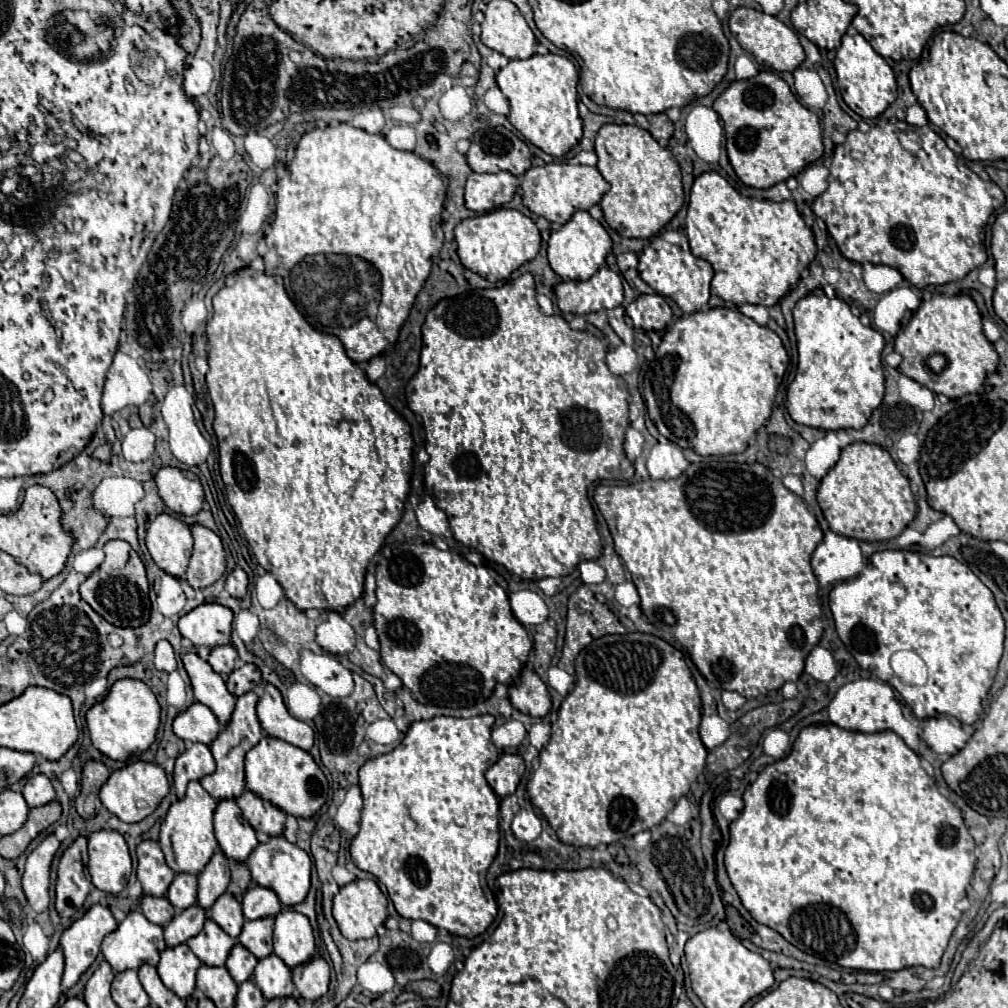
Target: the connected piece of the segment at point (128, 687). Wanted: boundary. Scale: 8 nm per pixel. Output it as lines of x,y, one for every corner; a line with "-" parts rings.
117,680
109,694
105,696
103,702
95,704
89,712
87,712
87,726
89,726
89,734
91,734
91,740
93,740
93,746
105,754
107,758
111,760
117,760
117,762
127,762
129,758
133,756
141,756
153,742
155,742
155,736
157,736
157,730
159,730
159,722
161,722
161,708
159,708
159,702
155,698
155,694
147,688
145,682
141,680

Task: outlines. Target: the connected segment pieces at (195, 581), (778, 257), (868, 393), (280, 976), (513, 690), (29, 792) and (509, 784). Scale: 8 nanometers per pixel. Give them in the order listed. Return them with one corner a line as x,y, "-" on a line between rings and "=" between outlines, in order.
199,524
191,528
191,534
195,538
195,548
191,562
187,566
185,578
195,590
203,590
217,582
225,572
225,550
221,544
221,538
=
703,172
695,178
689,194
689,208
685,220
685,234
689,238
691,252
697,258
707,260
715,276
711,280
711,294
719,296
725,302
735,306
743,304
761,304
773,306
779,298
799,282
801,272
811,264
817,254
815,238
811,228
807,228
803,216
799,214
793,200
771,202
771,200
755,200
743,198
721,174
717,172
=
807,294
793,308
793,322
797,334
797,350
799,364
793,382
787,388
786,409
789,416
797,424
829,430
829,428
863,428
873,414
873,410
881,404
885,392
885,376
881,364
881,352
885,348
885,340
881,332
871,326
863,326
861,320
851,312
851,308
839,298
827,298
825,294
=
273,954
267,956
265,960
259,960
253,980
255,980
255,986
261,990
265,1000
285,998
285,996
293,994
291,972
=
523,670
515,684
509,686
509,700
513,708
533,718
543,718
551,710
551,698
547,686
533,670
=
35,774
27,780
25,788
23,788
23,798
27,800
29,808
39,808
39,806
45,806
49,802
55,800
55,790
53,790
53,784
47,776
43,774
=
503,754
487,772
485,778
497,796
513,794
521,776
525,774
525,760
519,754

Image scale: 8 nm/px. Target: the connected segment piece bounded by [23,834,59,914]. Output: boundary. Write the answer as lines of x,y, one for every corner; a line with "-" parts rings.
51,834
27,856
23,890
31,908
37,914
47,910
49,906
49,870
57,850
59,850
59,840

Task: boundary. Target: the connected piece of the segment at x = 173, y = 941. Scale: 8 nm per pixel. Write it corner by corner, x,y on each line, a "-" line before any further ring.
197,904
179,912
177,916
173,916
173,920
165,928
165,944
169,948
185,944
189,938
201,932
203,924
205,924
205,912
201,912

